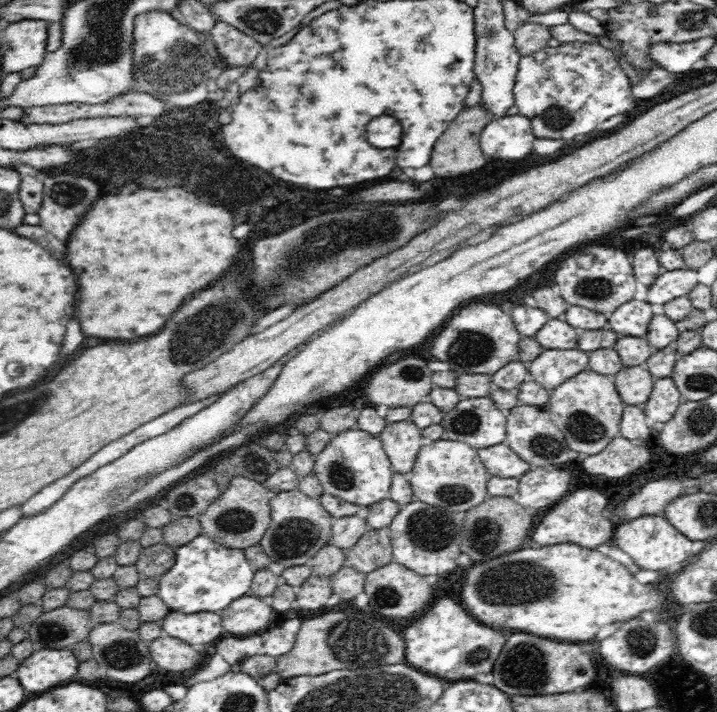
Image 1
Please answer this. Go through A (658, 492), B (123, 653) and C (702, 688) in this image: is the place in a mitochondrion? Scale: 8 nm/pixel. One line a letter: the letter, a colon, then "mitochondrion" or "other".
A: other
B: mitochondrion
C: other

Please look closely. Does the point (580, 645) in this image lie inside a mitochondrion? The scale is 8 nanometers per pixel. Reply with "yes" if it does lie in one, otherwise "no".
no

